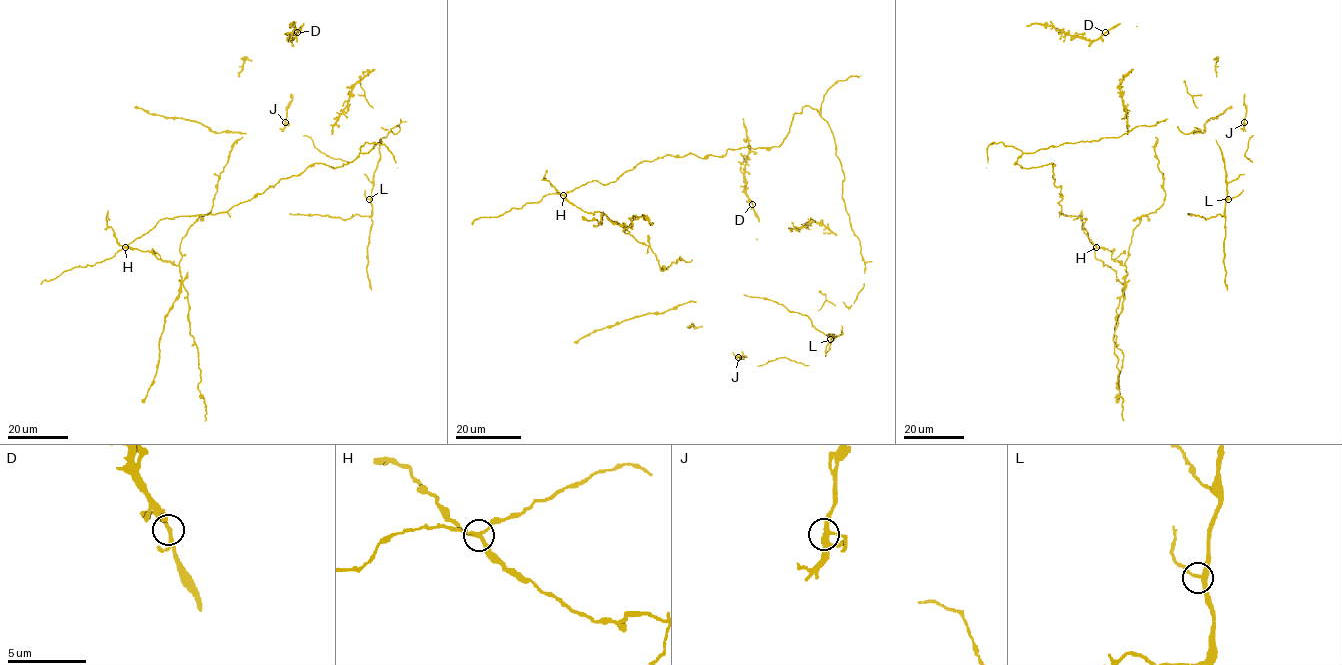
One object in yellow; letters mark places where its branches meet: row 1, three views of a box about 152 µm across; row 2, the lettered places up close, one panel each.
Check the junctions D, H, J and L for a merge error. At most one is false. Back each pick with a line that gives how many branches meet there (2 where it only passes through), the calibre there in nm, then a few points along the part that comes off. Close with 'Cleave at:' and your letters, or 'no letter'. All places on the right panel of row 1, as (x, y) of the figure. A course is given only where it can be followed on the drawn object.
H: Branches: 4. Thickness 220 nm. Course of the part to remove: (1096, 247), (1112, 251), (1111, 258), (1126, 267), (1127, 275), (1116, 310), (1114, 334), (1123, 421)
Cleave at: H

